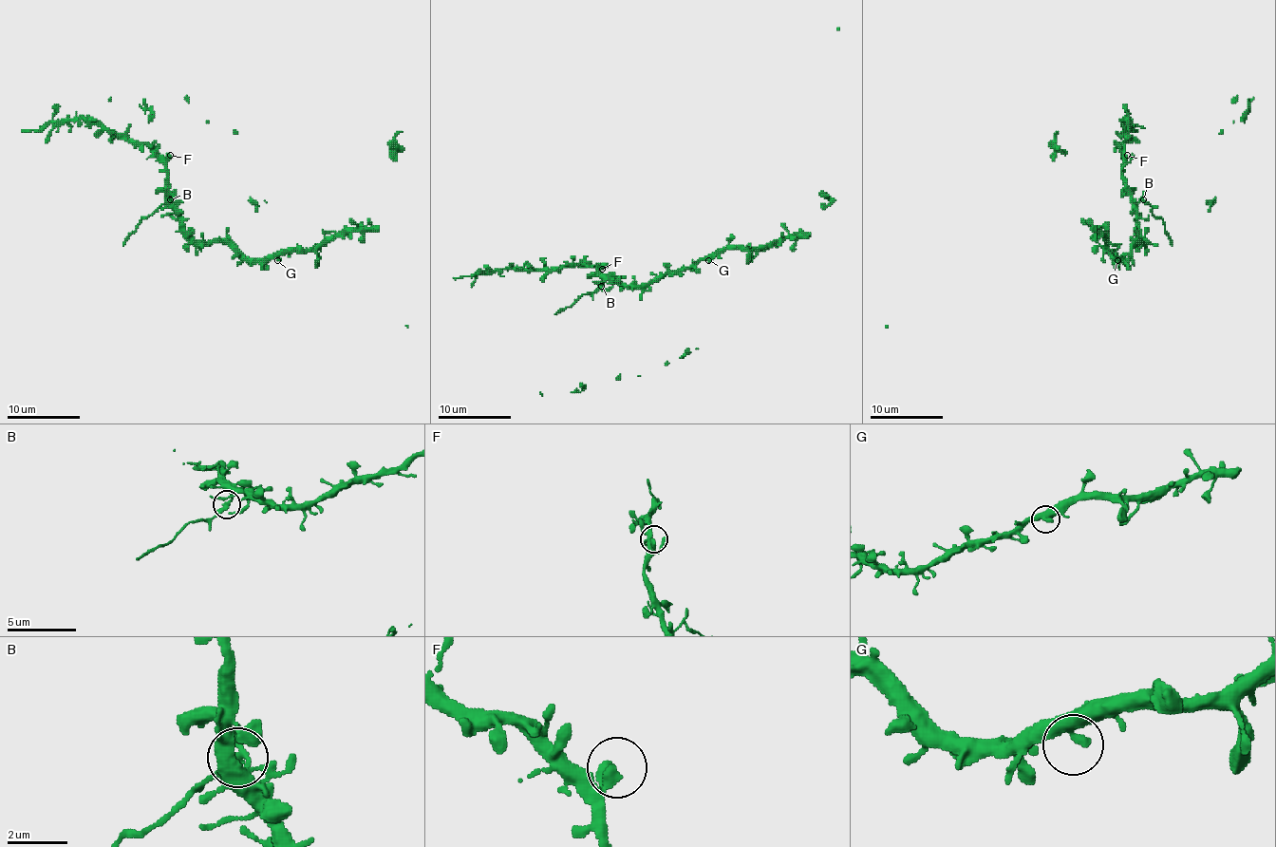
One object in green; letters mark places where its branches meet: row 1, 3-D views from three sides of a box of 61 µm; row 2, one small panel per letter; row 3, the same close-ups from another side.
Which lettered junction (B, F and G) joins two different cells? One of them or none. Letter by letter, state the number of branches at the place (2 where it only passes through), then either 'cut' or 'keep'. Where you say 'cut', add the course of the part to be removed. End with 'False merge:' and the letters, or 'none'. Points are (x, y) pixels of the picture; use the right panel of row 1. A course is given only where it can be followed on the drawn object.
B: branches 2; cut; course (1143, 198), (1152, 208), (1152, 213), (1163, 220), (1172, 246)
F: branches 2; keep
G: branches 2; keep
False merge: B

